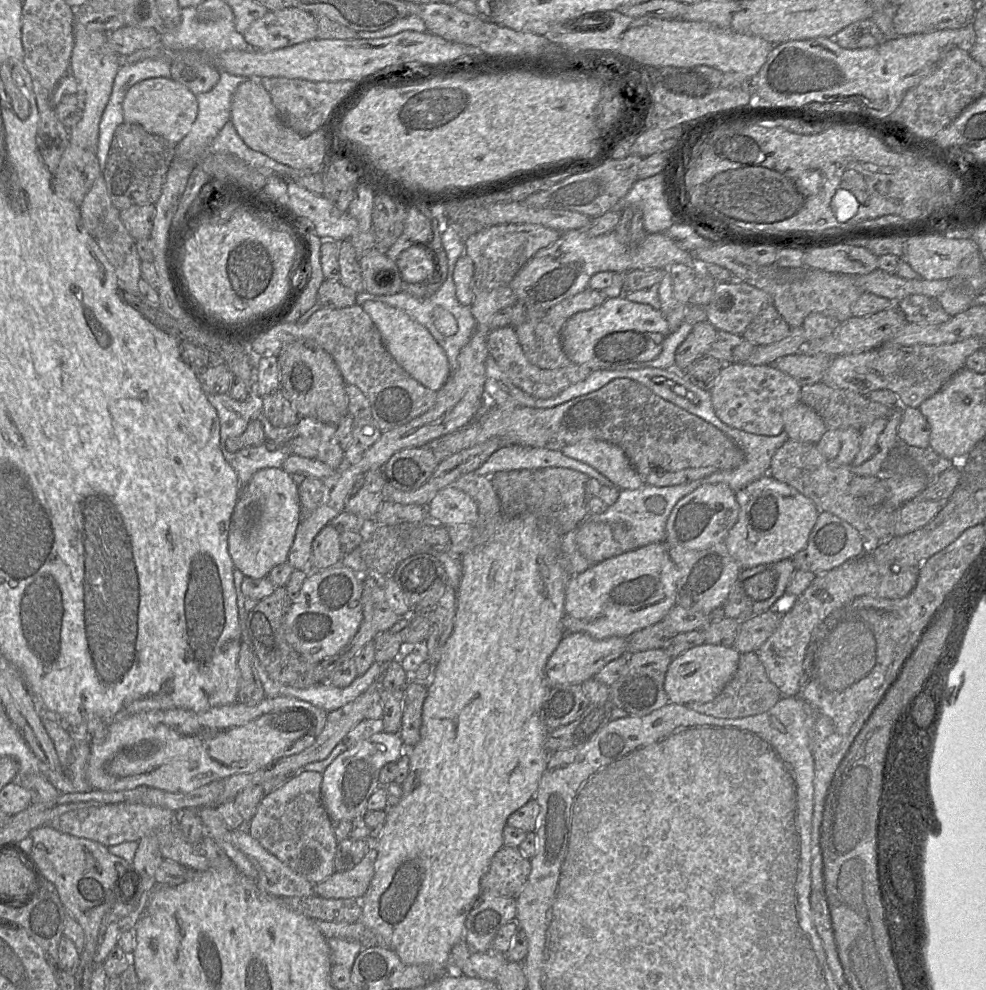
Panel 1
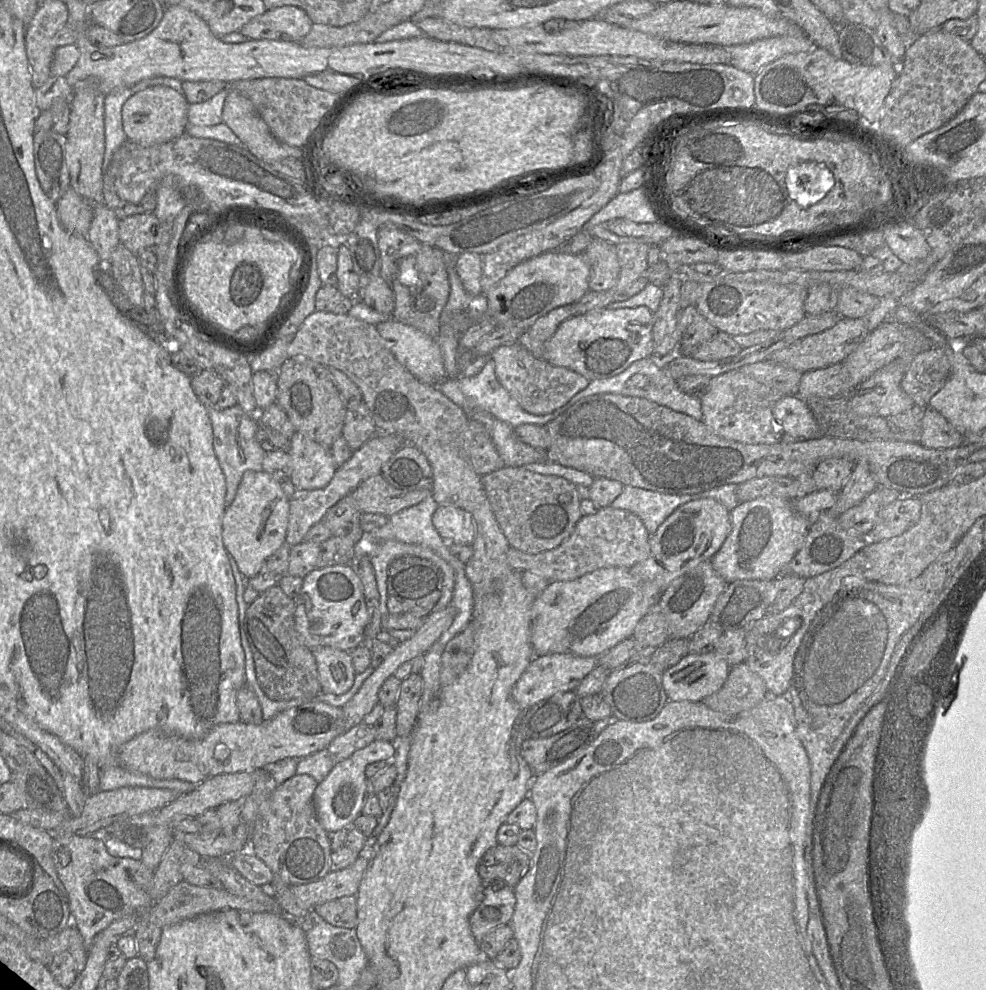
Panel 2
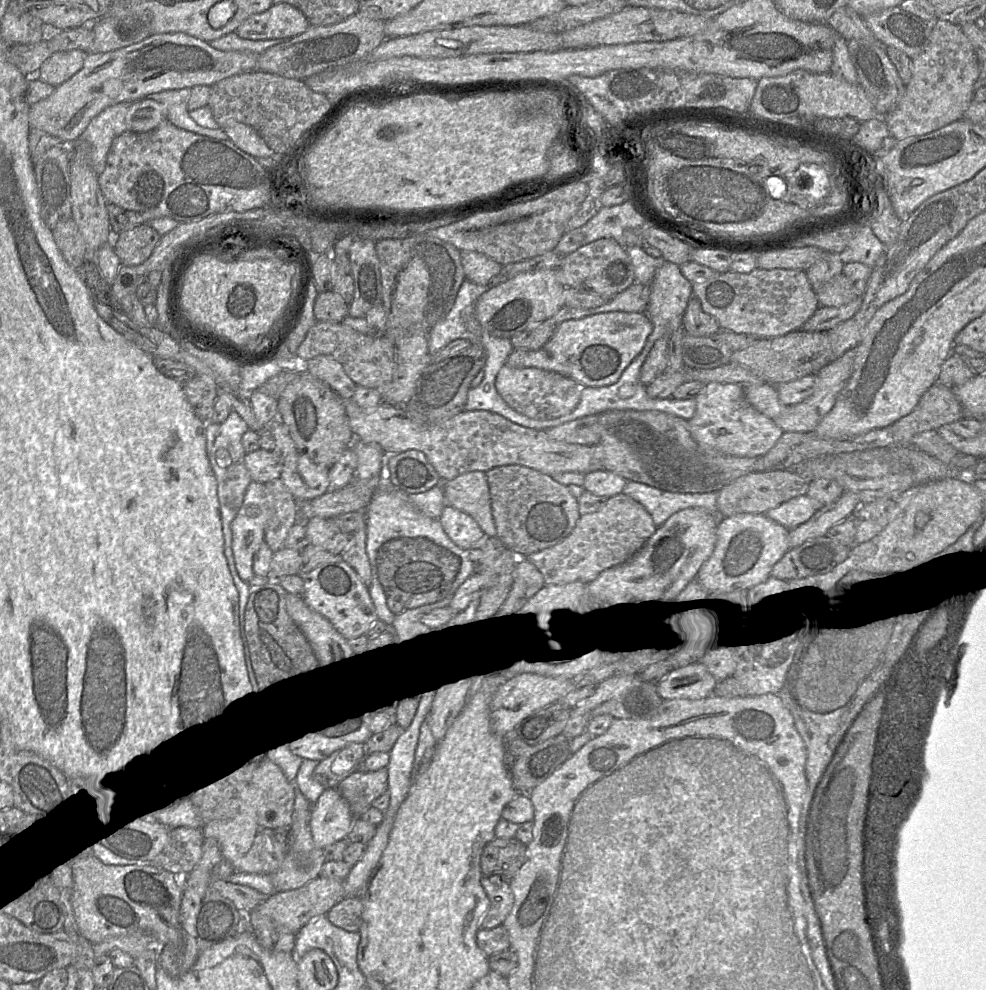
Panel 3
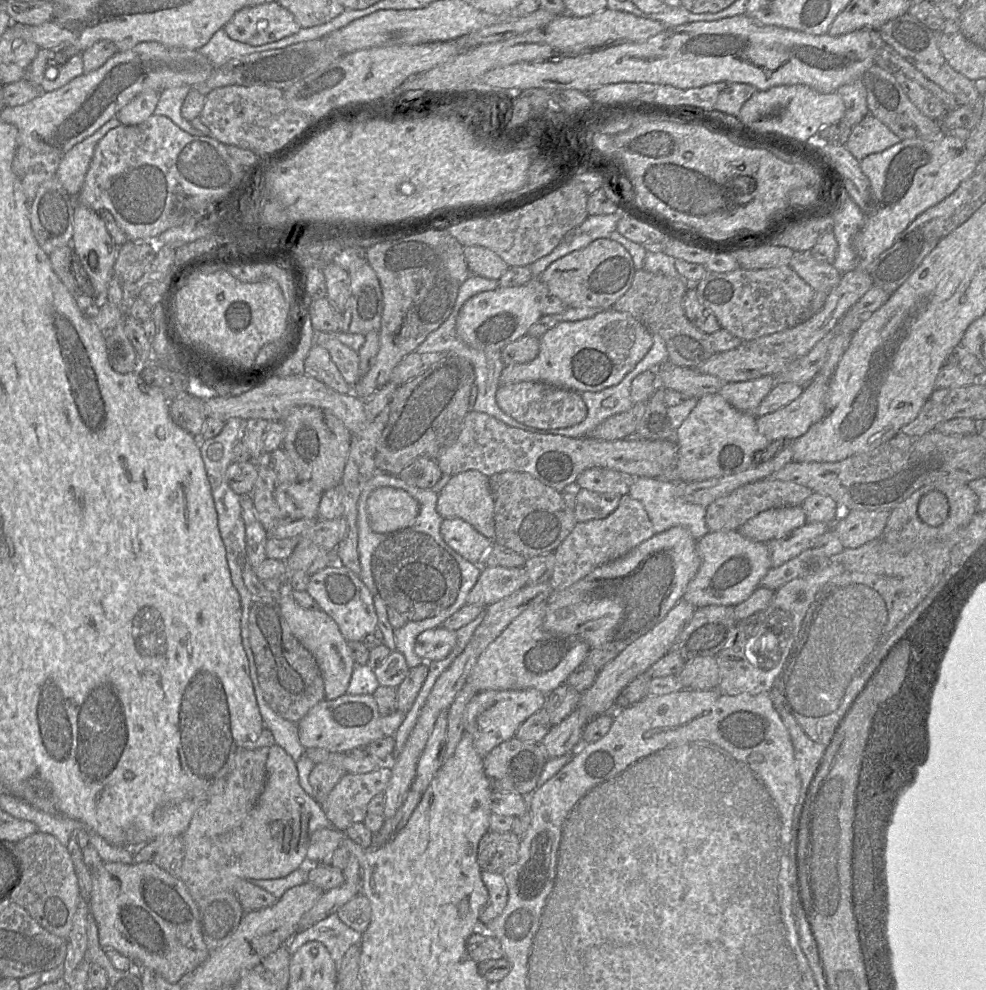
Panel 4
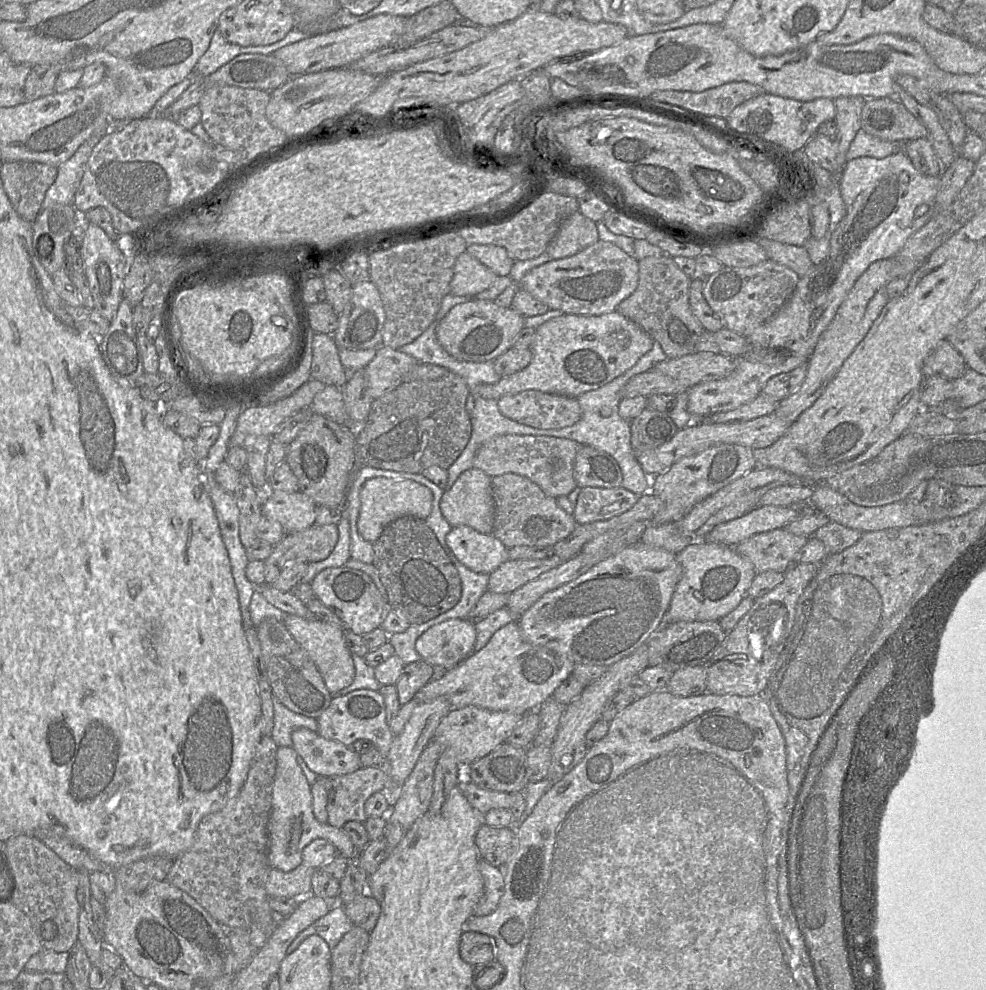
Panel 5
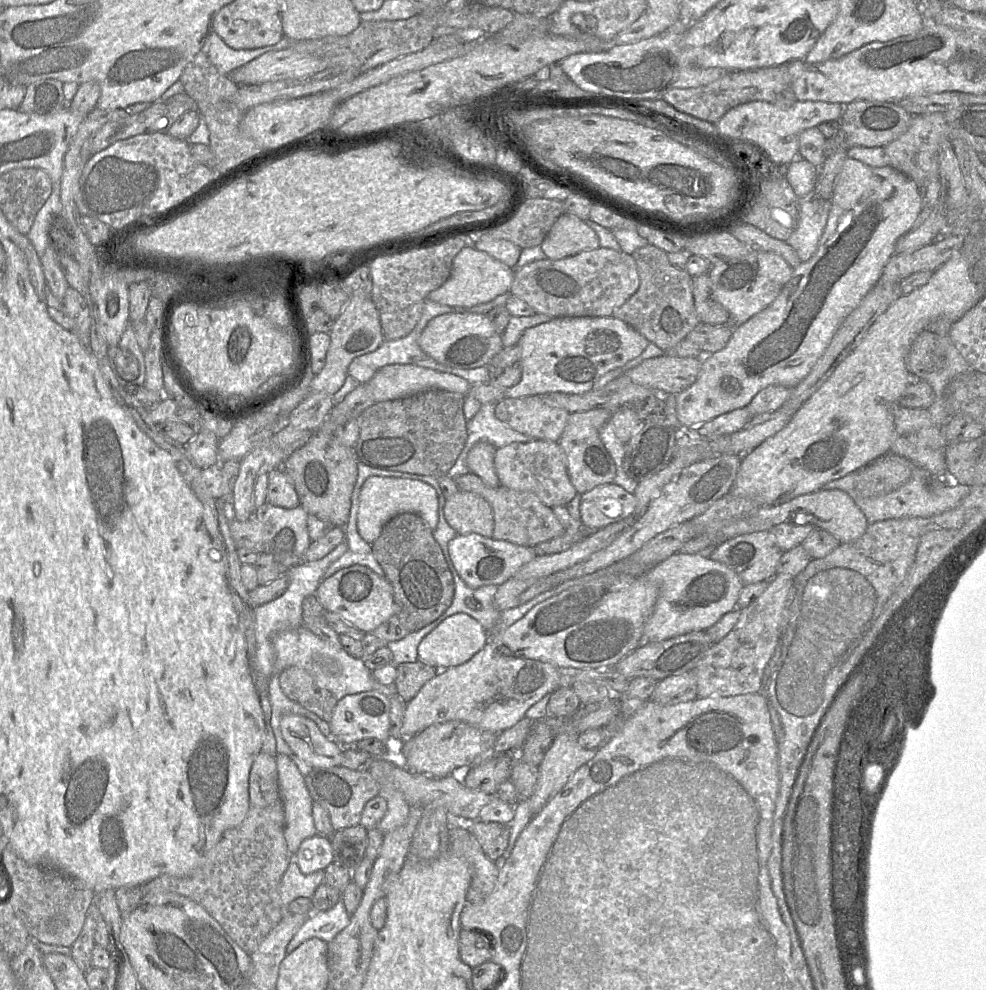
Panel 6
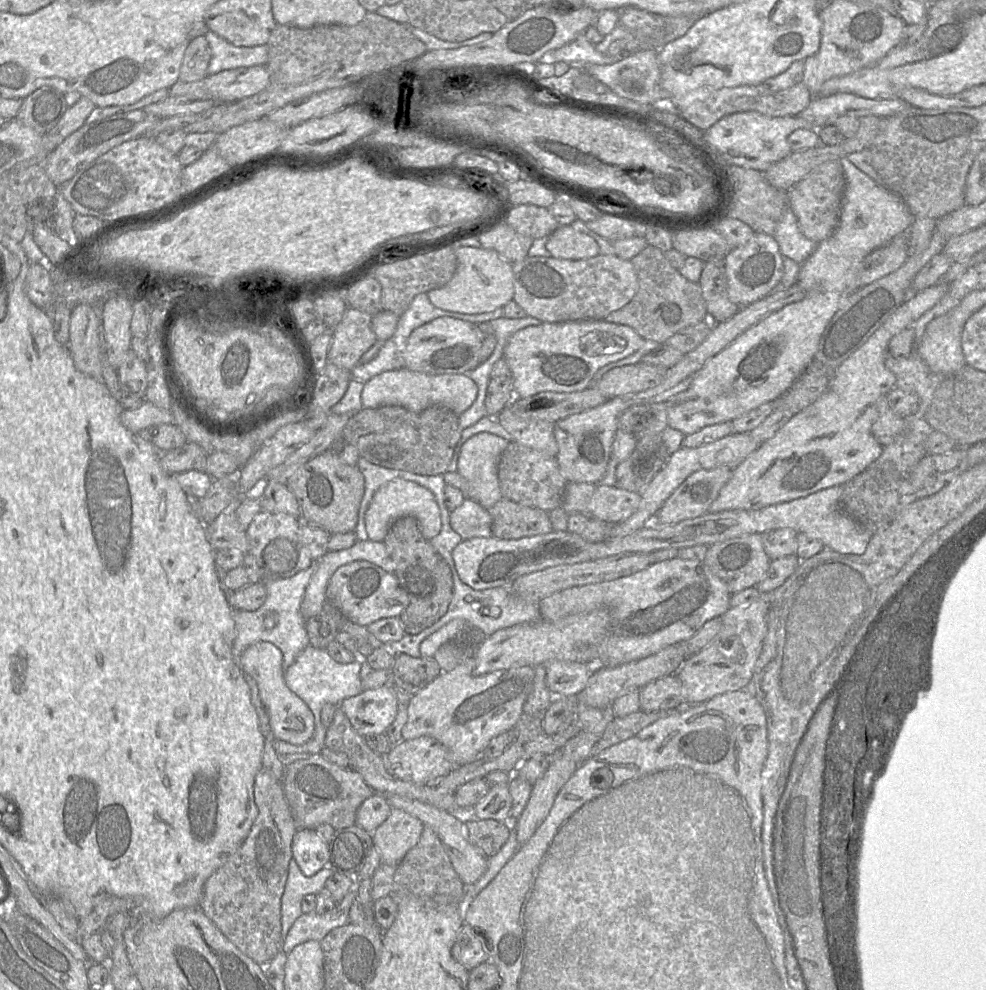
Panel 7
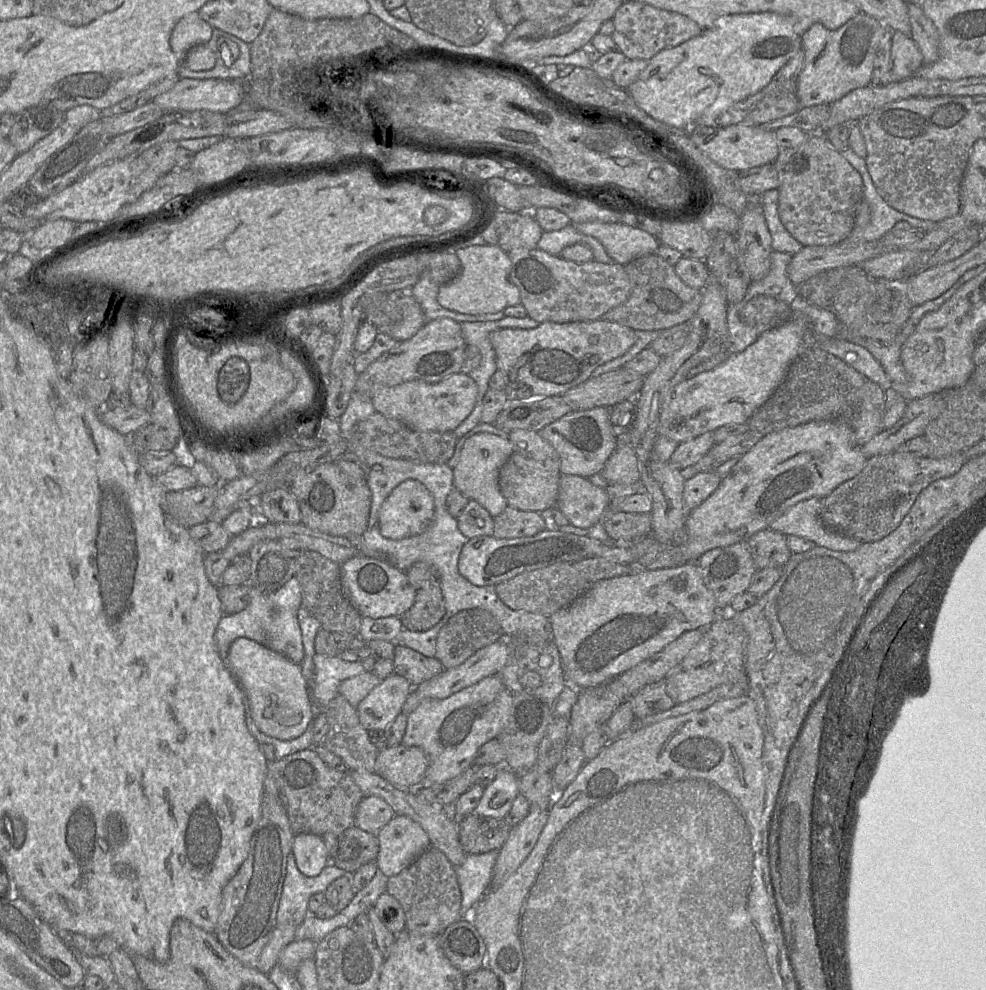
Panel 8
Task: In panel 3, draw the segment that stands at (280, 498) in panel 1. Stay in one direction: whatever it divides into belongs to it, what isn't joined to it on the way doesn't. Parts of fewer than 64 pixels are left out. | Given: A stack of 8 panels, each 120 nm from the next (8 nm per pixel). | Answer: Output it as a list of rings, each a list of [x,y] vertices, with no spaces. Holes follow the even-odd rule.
[[[252,481],[244,494],[243,503],[231,523],[232,551],[240,579],[249,583],[254,578],[254,556],[265,542],[265,528],[274,514],[273,497],[264,483]]]

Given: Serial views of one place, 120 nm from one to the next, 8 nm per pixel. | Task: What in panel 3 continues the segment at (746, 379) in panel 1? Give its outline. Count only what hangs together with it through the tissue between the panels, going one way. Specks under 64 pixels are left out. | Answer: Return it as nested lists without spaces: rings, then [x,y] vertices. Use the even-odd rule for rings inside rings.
[[[710,382],[695,400],[696,410],[688,421],[689,429],[692,438],[706,450],[757,458],[768,453],[784,433],[772,419],[757,411],[746,400],[742,385]]]

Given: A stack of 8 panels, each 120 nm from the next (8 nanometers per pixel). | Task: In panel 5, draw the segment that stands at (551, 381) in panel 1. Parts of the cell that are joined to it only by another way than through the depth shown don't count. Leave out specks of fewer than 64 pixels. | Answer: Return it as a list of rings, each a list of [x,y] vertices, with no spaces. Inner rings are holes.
[[[538,390],[503,396],[498,400],[498,408],[503,416],[542,430],[572,426],[581,418],[576,398]]]

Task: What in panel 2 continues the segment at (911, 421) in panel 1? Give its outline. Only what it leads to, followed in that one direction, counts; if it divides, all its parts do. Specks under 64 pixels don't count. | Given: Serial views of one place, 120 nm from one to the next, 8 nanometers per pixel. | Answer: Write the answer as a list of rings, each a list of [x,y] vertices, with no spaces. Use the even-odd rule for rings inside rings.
[[[924,408],[919,444],[928,449],[944,450],[964,444],[963,436],[936,411]]]

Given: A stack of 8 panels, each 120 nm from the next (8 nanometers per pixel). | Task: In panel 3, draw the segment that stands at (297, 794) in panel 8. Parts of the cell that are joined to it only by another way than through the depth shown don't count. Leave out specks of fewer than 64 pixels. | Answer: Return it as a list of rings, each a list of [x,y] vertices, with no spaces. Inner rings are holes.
[[[388,769],[357,770],[343,779],[336,788],[348,802],[354,818],[359,818],[376,798],[388,790]]]

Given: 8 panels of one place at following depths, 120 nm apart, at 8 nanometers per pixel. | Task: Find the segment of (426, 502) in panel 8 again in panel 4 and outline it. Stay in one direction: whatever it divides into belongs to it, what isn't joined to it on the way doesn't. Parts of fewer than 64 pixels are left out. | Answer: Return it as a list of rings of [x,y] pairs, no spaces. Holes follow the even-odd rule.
[[[380,487],[369,496],[367,510],[371,529],[391,534],[412,526],[420,513],[420,505],[403,489]]]

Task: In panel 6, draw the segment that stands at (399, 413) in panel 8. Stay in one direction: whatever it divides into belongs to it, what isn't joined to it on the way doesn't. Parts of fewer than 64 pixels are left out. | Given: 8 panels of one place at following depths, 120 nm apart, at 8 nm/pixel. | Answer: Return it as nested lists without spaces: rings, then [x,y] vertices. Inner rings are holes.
[[[413,364],[385,366],[366,385],[370,386],[376,403],[402,399],[433,389],[467,395],[472,387],[467,380],[452,373]]]

